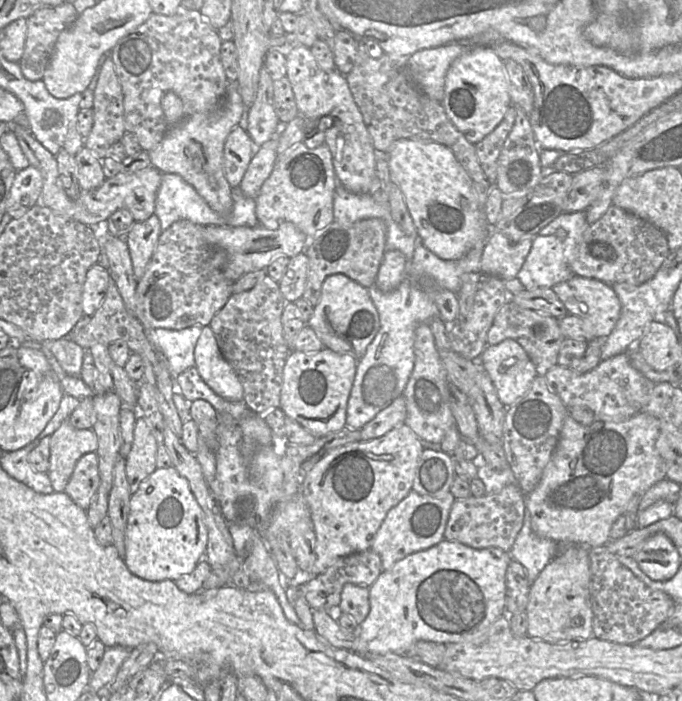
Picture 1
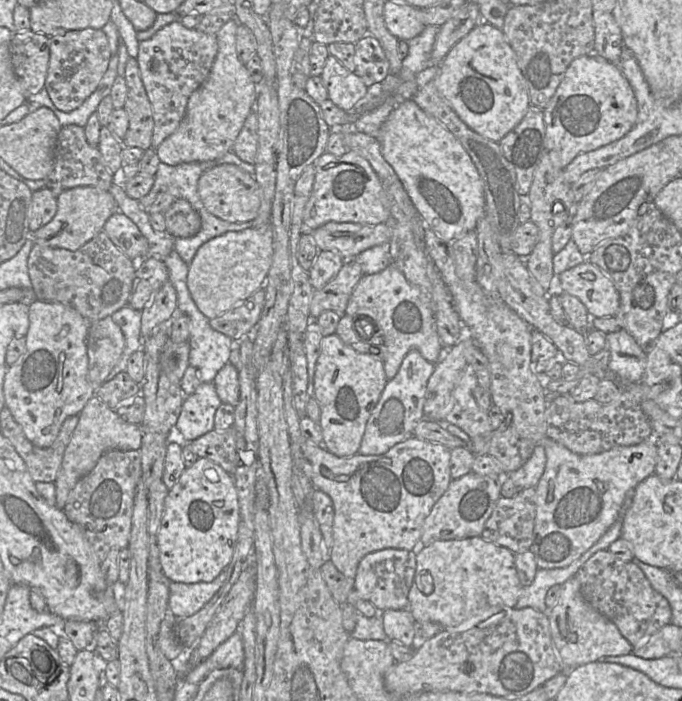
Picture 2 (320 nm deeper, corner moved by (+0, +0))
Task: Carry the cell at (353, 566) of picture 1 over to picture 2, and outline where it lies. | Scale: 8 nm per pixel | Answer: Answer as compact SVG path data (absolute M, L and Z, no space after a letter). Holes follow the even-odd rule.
M388 548L366 555L359 563L353 589L347 604L355 605L366 600L379 611L403 610L408 607L408 594L416 576L416 553L408 550Z

